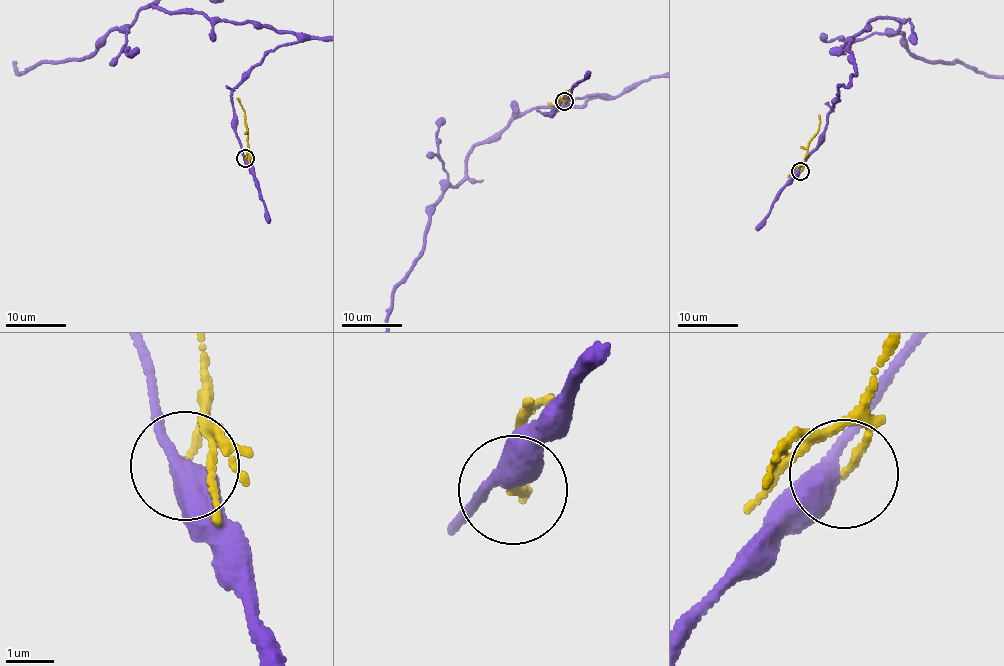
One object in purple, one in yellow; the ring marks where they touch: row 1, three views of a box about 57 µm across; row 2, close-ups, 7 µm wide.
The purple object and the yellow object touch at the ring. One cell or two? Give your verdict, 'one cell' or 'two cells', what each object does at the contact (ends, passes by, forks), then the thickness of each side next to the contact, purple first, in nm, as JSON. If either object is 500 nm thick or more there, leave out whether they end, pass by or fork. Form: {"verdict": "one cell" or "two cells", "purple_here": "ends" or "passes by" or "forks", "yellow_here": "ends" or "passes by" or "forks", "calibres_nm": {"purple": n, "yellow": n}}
{"verdict": "two cells", "purple_here": "passes by", "yellow_here": "ends", "calibres_nm": {"purple": 440, "yellow": 140}}

